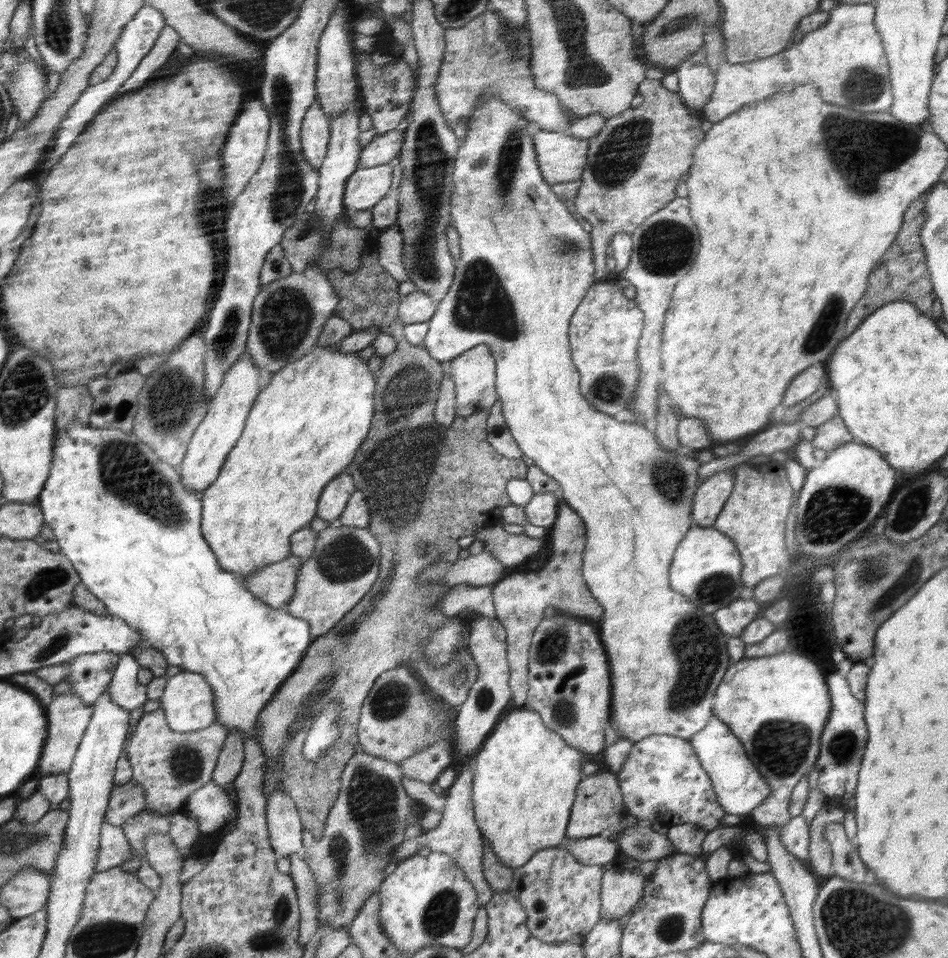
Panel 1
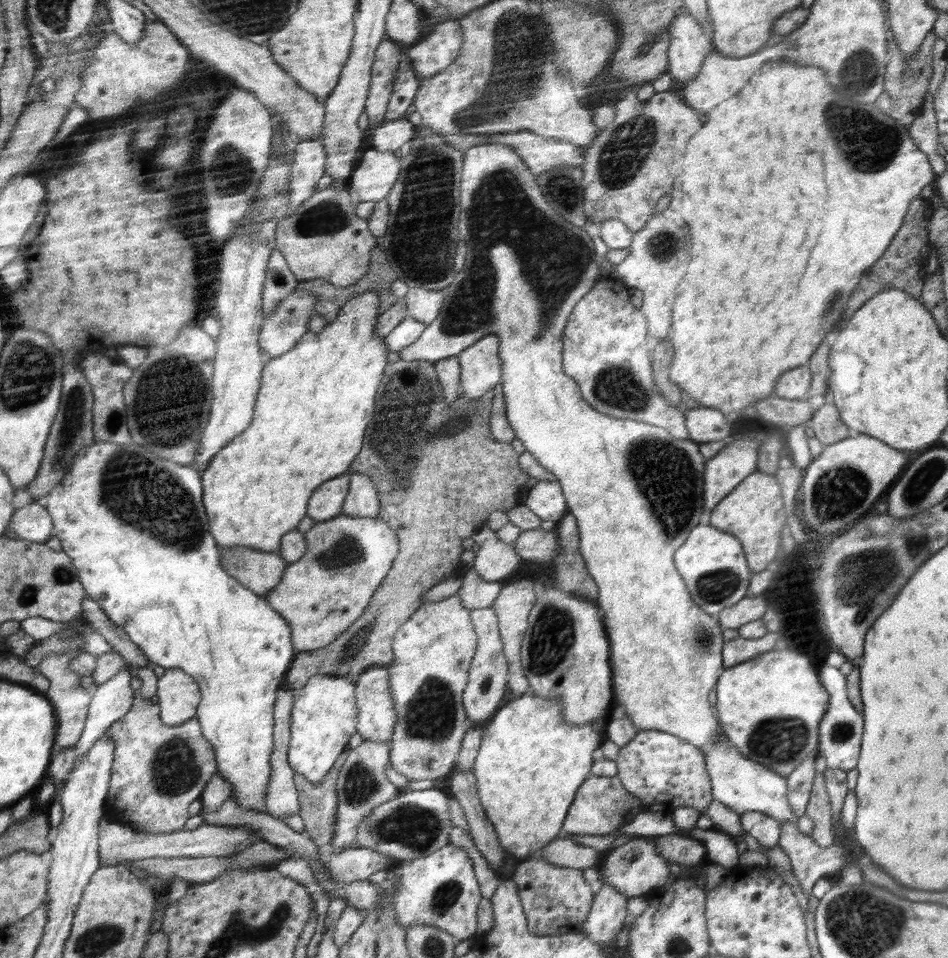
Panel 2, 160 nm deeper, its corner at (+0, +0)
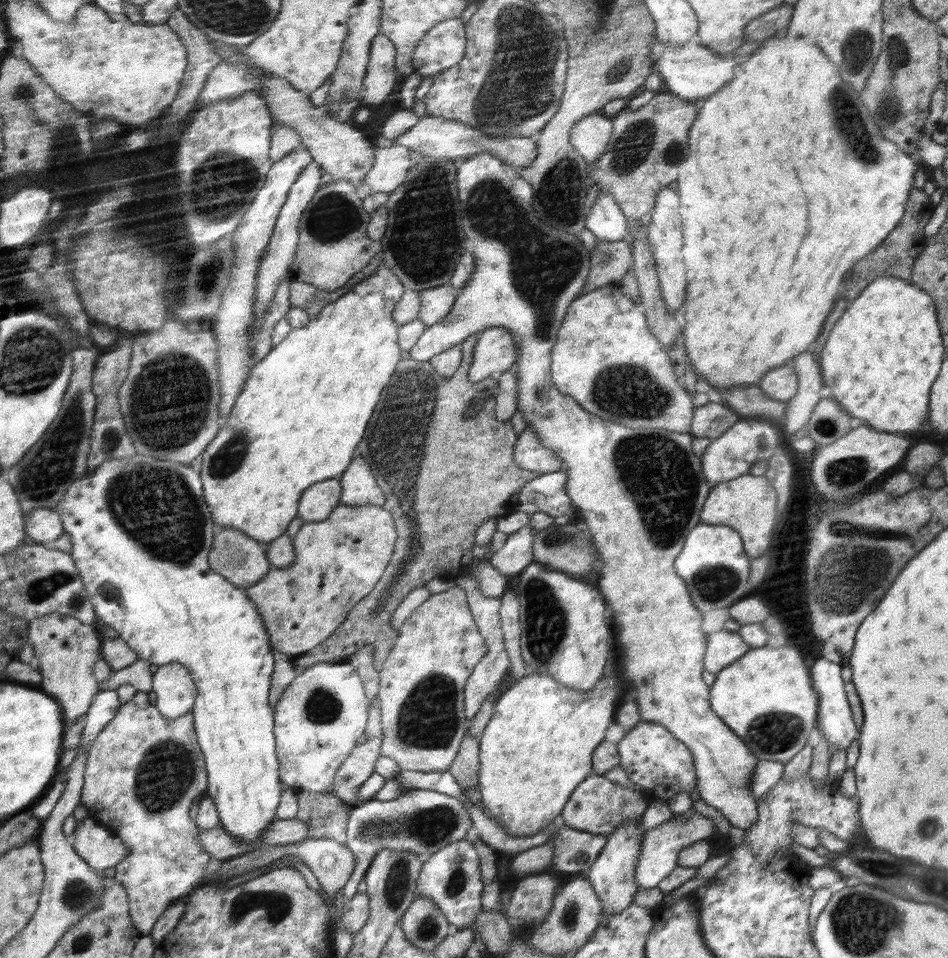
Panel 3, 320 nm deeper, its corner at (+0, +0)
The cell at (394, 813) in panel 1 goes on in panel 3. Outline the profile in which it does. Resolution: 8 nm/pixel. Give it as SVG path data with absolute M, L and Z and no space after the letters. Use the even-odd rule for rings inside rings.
M376 700L374 708L370 711L370 720L366 730L366 735L369 738L364 745L357 745L351 751L347 760L343 762L335 774L332 791L334 794L340 794L339 797L350 809L366 801L360 801L356 792L362 783L375 772L375 762L381 755L380 750L383 746L381 710L383 708L380 706L380 701Z

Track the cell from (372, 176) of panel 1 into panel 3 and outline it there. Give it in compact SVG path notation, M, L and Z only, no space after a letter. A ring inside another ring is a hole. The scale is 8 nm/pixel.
M402 145L376 148L375 164L363 182L370 187L371 194L391 193L404 184L413 168L408 149Z

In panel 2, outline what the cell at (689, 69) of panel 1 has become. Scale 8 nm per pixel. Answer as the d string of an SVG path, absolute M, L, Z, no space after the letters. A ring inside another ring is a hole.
M682 9L668 28L670 48L667 72L676 79L677 85L693 79L702 68L704 58L714 50L710 33L700 30L700 24L696 23L698 20Z

